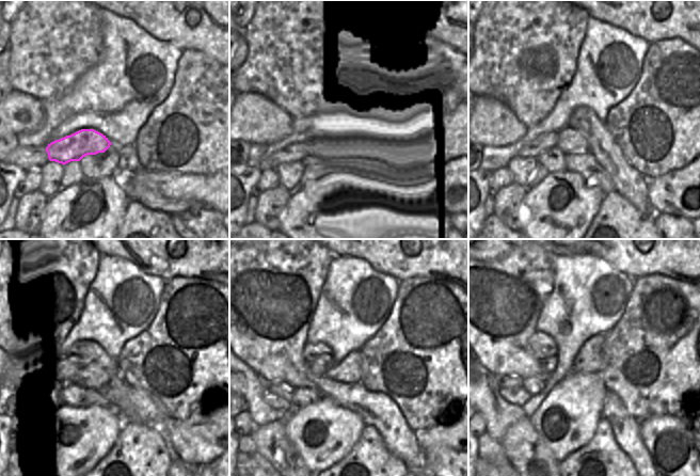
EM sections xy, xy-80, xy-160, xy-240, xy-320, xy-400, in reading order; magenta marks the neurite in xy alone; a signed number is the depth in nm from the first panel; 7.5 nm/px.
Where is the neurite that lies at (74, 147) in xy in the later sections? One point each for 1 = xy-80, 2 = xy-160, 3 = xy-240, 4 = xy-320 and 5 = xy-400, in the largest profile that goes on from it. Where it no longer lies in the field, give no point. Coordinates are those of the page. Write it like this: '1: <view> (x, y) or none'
1: xy-80 (336, 145)
2: xy-160 (570, 141)
3: xy-240 (94, 377)
4: xy-320 (347, 370)
5: xy-400 (590, 359)

